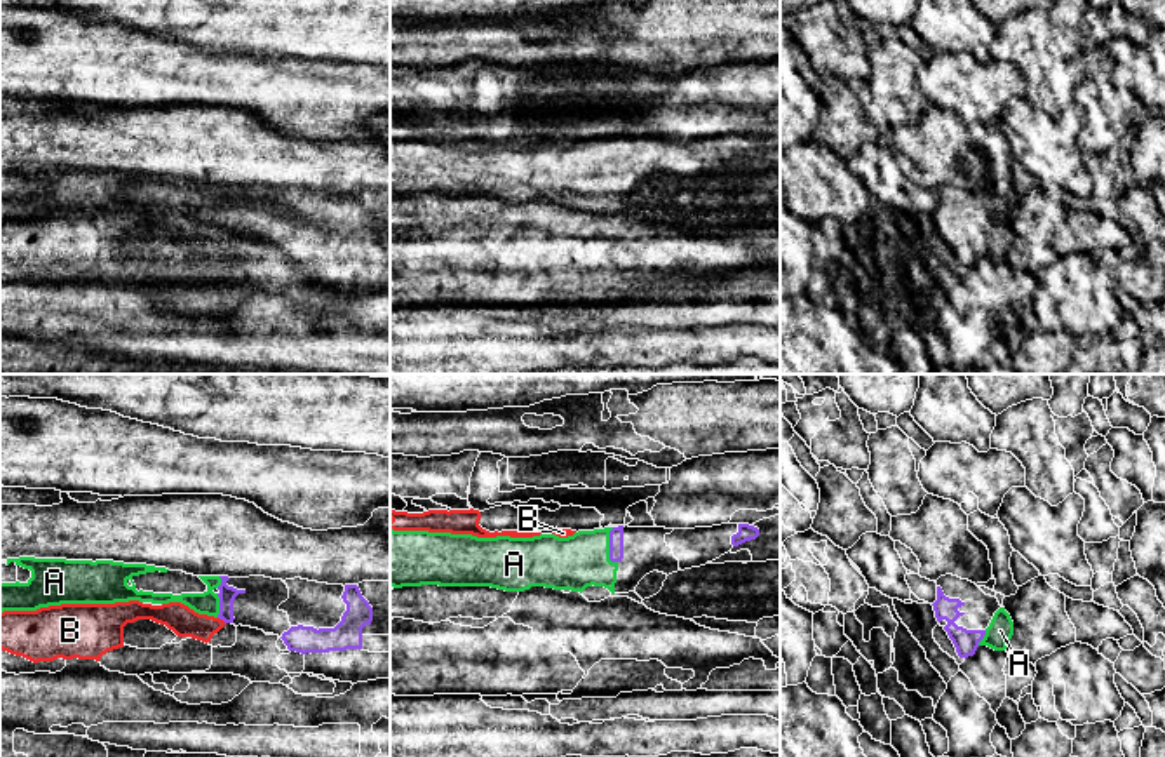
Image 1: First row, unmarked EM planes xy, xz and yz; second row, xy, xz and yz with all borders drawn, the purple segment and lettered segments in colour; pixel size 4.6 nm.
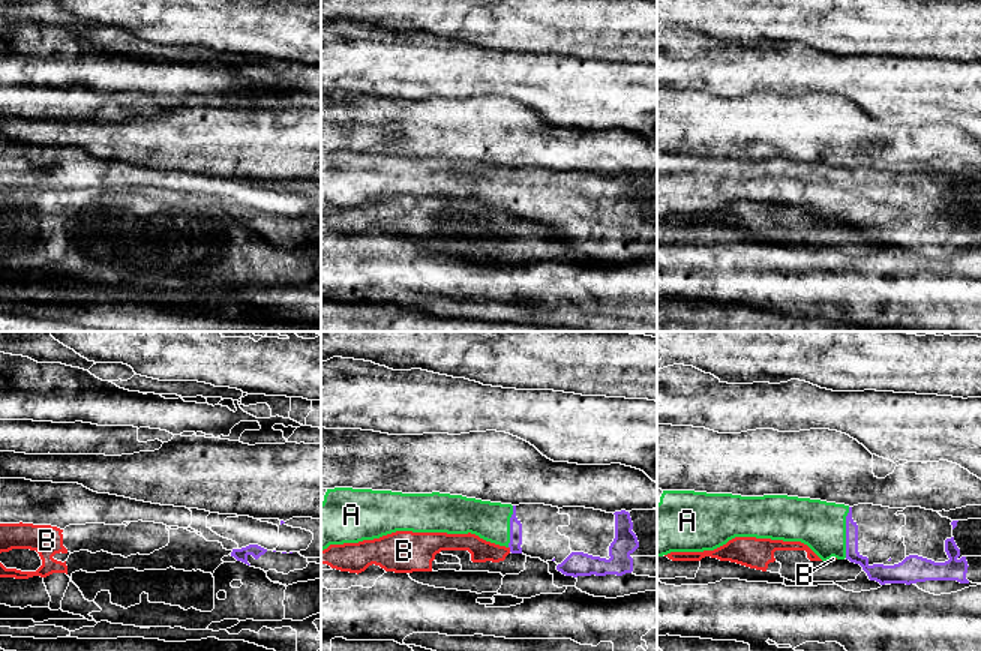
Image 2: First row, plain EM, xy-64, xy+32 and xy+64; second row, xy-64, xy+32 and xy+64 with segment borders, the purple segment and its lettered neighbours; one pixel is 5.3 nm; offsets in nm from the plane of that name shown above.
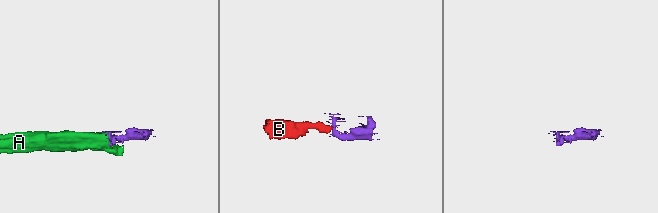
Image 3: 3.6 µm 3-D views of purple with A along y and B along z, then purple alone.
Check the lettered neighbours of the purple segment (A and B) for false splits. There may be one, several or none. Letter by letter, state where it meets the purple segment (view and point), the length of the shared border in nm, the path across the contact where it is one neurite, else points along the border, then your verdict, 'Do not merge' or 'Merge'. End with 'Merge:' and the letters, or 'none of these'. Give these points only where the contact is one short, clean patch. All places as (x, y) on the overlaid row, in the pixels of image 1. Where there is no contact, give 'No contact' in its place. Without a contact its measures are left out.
A: Touches purple at xz (610, 547). Shared border 170 nm. Merge
B: Touches purple at xy (222, 618). Shared border 50 nm. Boundary: xy (218, 616), (225, 623). Do not merge
Merge: A

